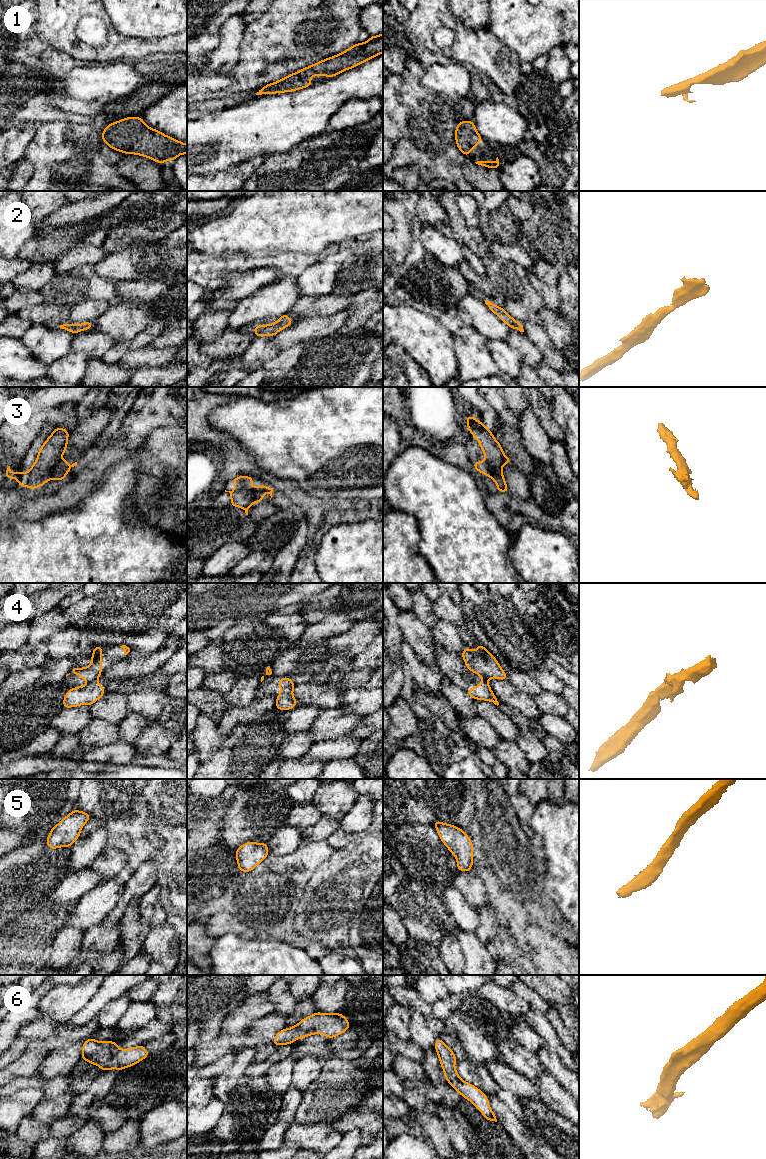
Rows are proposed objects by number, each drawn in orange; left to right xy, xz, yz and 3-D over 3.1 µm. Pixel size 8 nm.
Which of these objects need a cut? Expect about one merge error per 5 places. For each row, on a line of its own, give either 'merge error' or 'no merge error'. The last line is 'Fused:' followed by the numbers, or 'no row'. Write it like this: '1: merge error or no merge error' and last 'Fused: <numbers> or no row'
1: no merge error
2: no merge error
3: no merge error
4: merge error
5: no merge error
6: no merge error
Fused: 4

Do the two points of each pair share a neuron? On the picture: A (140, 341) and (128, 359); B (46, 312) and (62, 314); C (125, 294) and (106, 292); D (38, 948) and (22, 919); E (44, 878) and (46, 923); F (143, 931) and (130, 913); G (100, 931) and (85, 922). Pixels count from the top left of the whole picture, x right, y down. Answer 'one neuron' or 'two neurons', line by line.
A: two neurons
B: one neuron
C: two neurons
D: one neuron
E: two neurons
F: one neuron
G: two neurons

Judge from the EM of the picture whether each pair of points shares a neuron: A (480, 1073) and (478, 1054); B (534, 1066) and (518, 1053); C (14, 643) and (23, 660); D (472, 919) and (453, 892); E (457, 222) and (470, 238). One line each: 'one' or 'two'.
A: two
B: one
C: two
D: one
E: one

